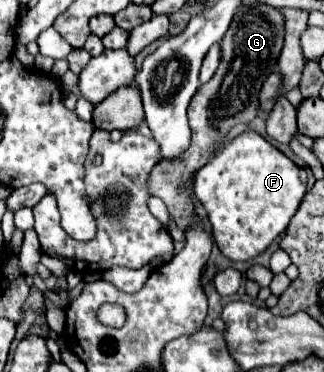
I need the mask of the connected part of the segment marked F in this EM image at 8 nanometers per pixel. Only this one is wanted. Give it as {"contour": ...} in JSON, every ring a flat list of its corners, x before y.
{"contour":[[247,130,225,144,225,148,195,174,193,190,207,210,215,244,223,256,229,260,251,260,265,252,287,228,305,196,307,172,257,132]]}

